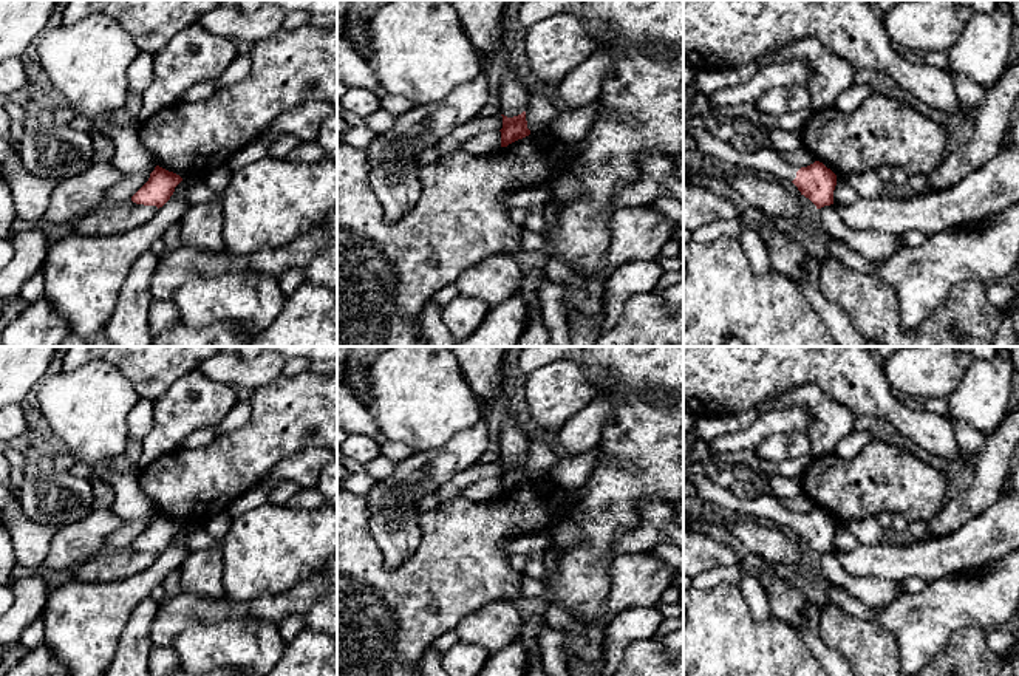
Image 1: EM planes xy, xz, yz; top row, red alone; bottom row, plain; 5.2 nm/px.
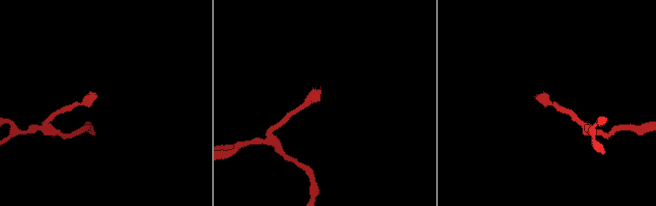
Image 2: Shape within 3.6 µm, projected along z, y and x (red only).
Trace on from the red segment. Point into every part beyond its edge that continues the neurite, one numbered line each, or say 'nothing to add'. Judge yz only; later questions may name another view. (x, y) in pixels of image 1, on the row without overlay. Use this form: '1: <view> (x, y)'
1: yz (763, 508)

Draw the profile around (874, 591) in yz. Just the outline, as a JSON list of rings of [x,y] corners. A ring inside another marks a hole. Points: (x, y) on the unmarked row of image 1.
[[[832,551],[818,555],[816,565],[827,582],[869,606],[881,608],[898,597],[901,583],[878,577],[852,577],[841,568]]]

